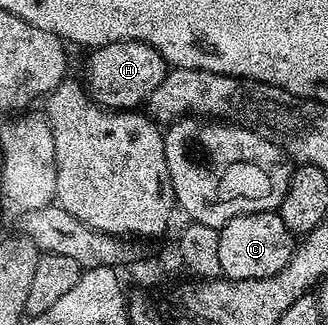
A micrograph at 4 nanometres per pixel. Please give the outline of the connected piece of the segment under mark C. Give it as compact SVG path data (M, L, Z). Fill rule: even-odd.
M278 210L254 211L233 217L218 228L218 256L222 274L227 279L270 278L291 257L293 236L291 230L281 221Z

